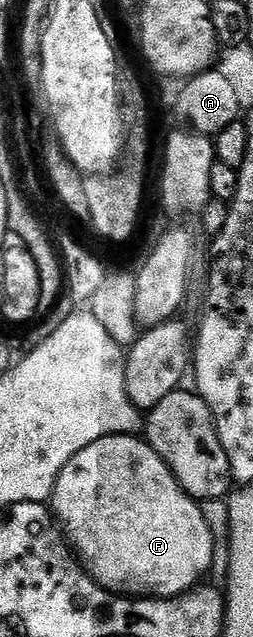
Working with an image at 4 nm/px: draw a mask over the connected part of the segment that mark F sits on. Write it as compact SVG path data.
M102 436L93 446L85 446L81 454L77 454L61 470L61 474L55 483L55 489L49 501L53 509L54 519L61 529L62 535L69 541L74 555L83 565L88 576L95 583L100 584L107 592L113 592L128 598L166 598L168 596L180 596L183 592L189 592L200 583L202 576L206 577L211 571L213 562L213 534L209 534L209 526L205 526L205 518L201 514L199 504L187 491L175 480L175 475L169 470L169 466L161 457L151 449L146 439L134 436Z

